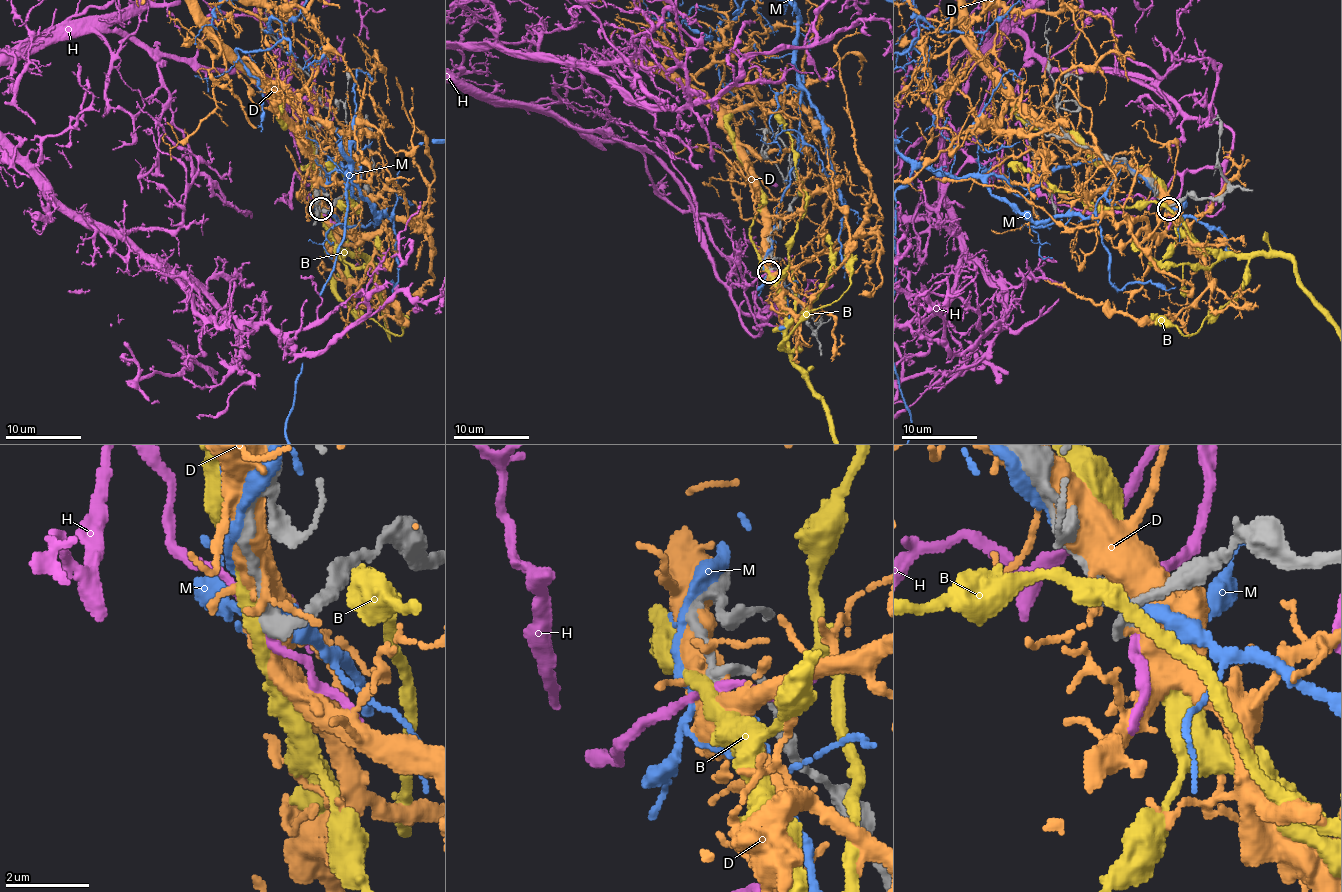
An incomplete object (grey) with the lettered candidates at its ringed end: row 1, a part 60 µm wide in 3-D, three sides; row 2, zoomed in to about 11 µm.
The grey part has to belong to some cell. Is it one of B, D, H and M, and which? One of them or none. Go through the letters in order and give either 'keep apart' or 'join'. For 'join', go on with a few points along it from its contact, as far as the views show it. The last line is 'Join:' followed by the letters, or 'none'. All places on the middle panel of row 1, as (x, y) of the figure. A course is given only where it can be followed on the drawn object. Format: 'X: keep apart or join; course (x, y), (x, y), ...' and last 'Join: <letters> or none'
B: keep apart
D: keep apart
H: keep apart
M: keep apart
Join: none

